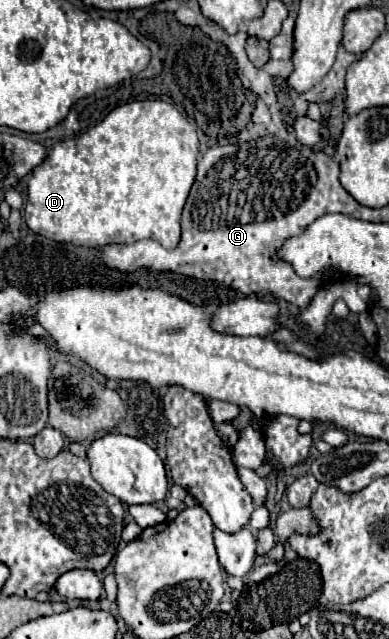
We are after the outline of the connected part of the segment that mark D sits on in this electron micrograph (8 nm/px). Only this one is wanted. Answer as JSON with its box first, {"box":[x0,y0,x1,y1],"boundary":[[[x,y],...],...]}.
{"box":[27,100,199,248],"boundary":[[[143,100],[115,108],[95,128],[77,138],[57,142],[47,158],[33,170],[27,190],[27,226],[53,240],[81,248],[103,248],[109,244],[133,244],[153,238],[165,248],[175,248],[181,240],[181,210],[195,180],[199,140],[195,128],[169,102]]]}

